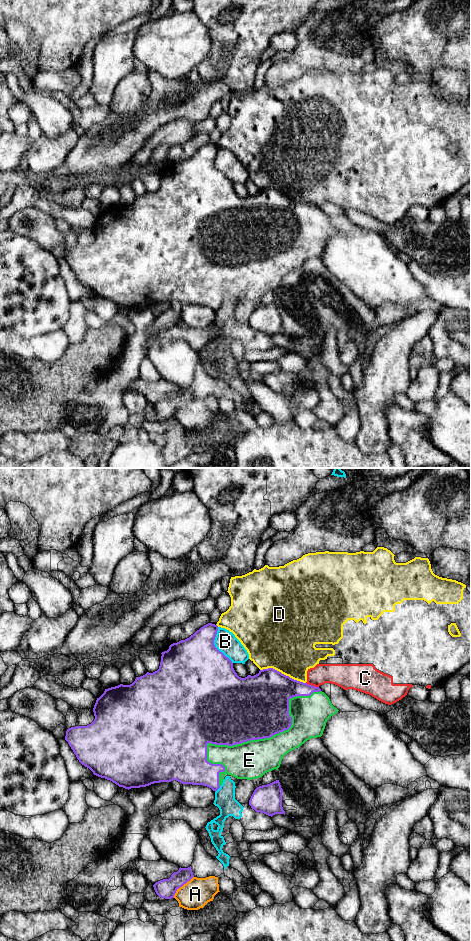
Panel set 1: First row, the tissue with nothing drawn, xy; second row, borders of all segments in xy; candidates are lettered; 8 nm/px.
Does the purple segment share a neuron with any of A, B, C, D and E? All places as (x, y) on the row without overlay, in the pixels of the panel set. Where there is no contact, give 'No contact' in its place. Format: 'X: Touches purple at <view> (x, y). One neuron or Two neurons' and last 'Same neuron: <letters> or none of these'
A: Touches purple at xy (181, 406). Two neurons
B: Touches purple at xy (214, 166). Two neurons
C: Touches purple at xy (311, 205). Two neurons
D: Touches purple at xy (283, 194). Two neurons
E: Touches purple at xy (251, 259). One neuron
Same neuron: E

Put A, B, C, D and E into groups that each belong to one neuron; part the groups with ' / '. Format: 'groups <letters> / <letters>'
groups A / B / C D / E

